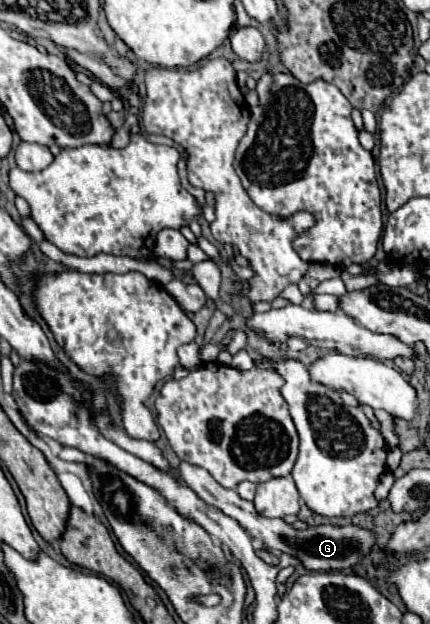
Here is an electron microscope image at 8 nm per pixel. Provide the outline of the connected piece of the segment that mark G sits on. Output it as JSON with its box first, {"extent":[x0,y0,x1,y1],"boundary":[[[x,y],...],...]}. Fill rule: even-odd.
{"extent":[180,462,378,572],"boundary":[[[182,462],[180,464],[182,470],[182,480],[210,506],[216,506],[218,510],[222,510],[226,516],[234,518],[244,530],[246,534],[250,534],[250,538],[264,542],[264,546],[270,552],[284,552],[290,554],[294,558],[300,560],[300,564],[308,570],[308,572],[330,572],[330,570],[350,570],[356,564],[362,562],[362,558],[366,558],[370,554],[370,550],[378,544],[378,534],[370,528],[358,526],[358,524],[320,524],[320,526],[308,526],[304,530],[298,530],[296,526],[284,522],[282,518],[266,518],[262,514],[258,514],[254,510],[254,504],[248,500],[242,500],[238,496],[236,490],[228,490],[222,488],[204,468],[192,466]]]}

